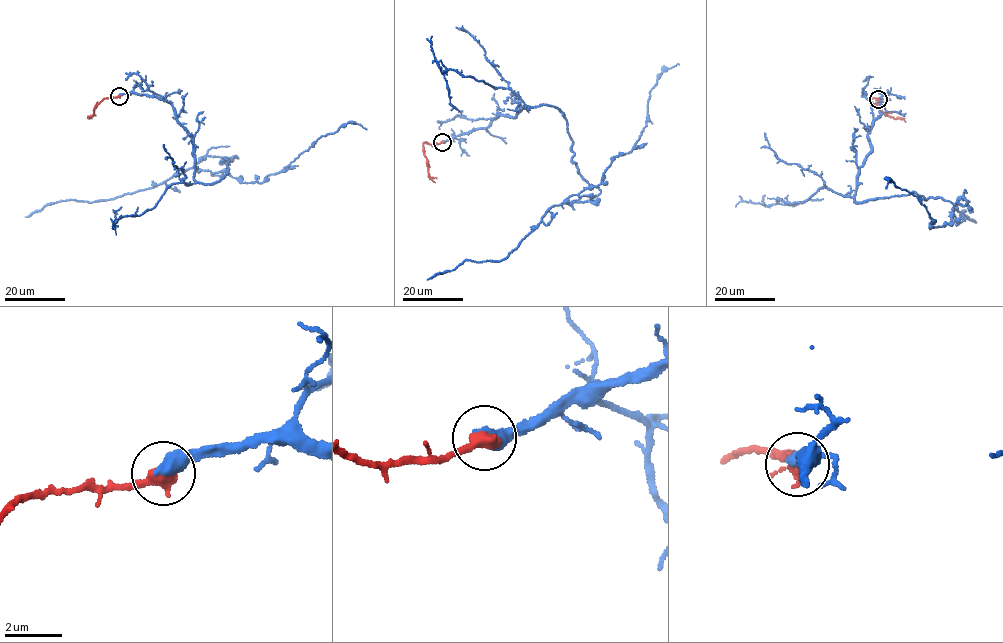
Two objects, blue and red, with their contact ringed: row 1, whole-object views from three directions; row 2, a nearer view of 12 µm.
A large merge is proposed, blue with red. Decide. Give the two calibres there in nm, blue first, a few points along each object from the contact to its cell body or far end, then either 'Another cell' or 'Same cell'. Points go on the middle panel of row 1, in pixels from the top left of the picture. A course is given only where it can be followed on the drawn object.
Thickness 600 nm (blue) against 500 nm. Course of blue: (442, 141), (555, 106), (577, 172), (600, 190), (586, 200), (561, 203), (631, 152), (650, 92), (679, 64). Course of red: (442, 142), (429, 144), (424, 142), (423, 146), (429, 177), (437, 178). Another cell

